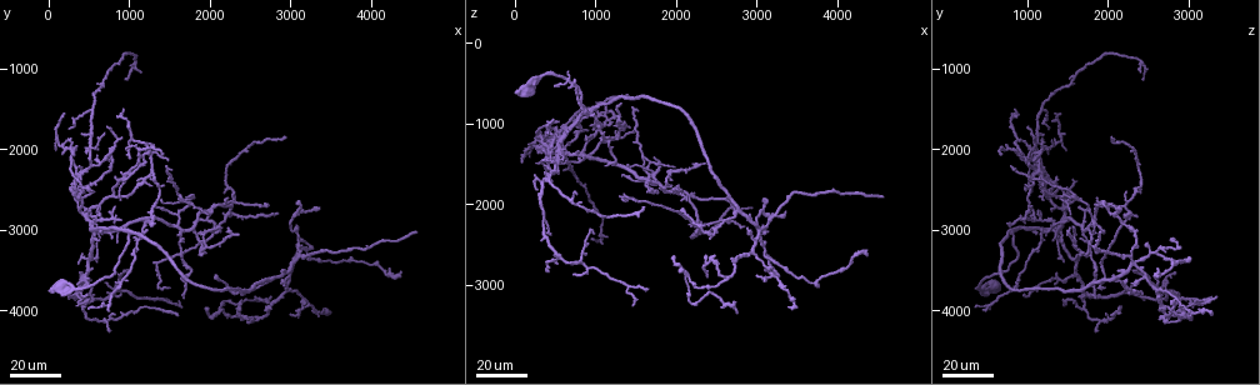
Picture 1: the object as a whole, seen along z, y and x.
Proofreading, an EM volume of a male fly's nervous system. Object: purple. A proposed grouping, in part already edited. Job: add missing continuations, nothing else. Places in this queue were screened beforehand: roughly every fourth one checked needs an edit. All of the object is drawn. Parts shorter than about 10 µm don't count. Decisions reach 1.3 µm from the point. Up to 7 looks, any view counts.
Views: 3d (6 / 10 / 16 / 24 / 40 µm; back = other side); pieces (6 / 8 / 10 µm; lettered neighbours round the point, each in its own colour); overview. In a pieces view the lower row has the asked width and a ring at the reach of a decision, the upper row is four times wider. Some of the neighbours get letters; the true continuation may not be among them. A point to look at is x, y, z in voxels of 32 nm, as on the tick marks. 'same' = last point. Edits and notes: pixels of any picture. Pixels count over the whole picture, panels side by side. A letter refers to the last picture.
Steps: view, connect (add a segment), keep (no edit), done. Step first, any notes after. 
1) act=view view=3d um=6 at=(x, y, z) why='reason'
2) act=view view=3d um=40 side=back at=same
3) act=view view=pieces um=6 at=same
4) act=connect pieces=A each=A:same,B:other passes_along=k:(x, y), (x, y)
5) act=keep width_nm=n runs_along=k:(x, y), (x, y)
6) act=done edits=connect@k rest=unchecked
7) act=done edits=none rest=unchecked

act=view view=3d um=40 at=(4550, 3000, 1900) why='end of a long branch'

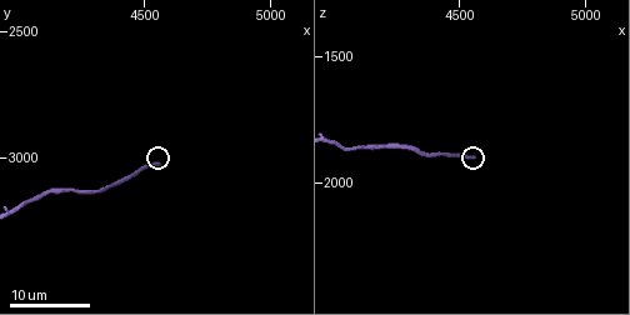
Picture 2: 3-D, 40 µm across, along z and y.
act=view view=pieces um=6 at=(4560, 3030, 1900) why='what lies round it'

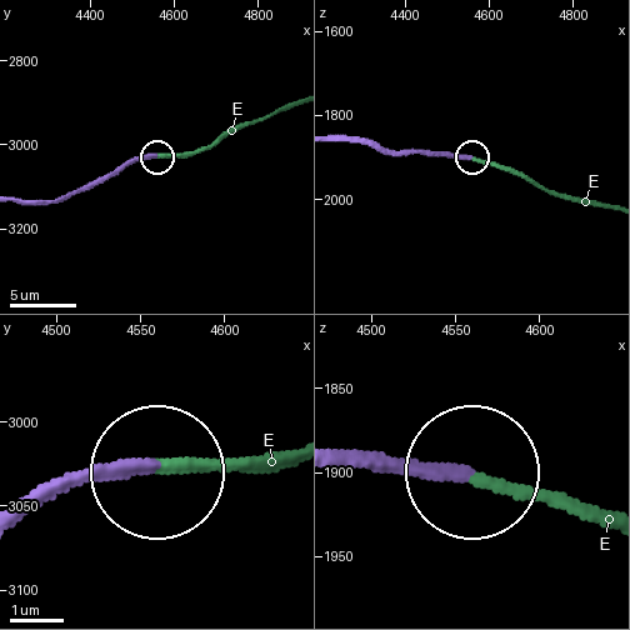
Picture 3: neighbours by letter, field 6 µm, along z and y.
act=connect pieces=E each=E:same passes_along=3:(344, 458), (493, 475), (600, 506) found='it goes on there'

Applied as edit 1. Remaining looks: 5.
act=view view=overview why='see it whole again'

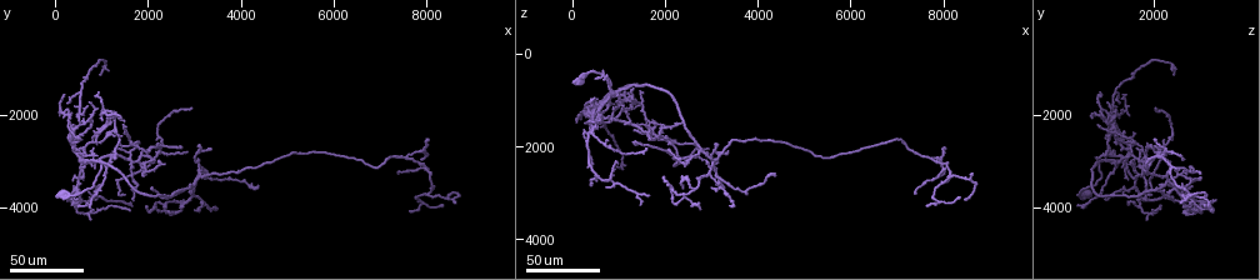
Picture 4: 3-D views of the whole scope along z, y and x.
act=view view=3d um=40 at=(1900, 3950, 2650) why='an open end'

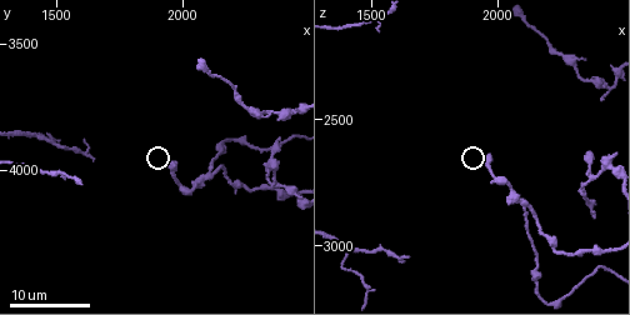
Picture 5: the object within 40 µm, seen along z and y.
act=view view=pieces um=8 at=(1960, 3980, 2650)

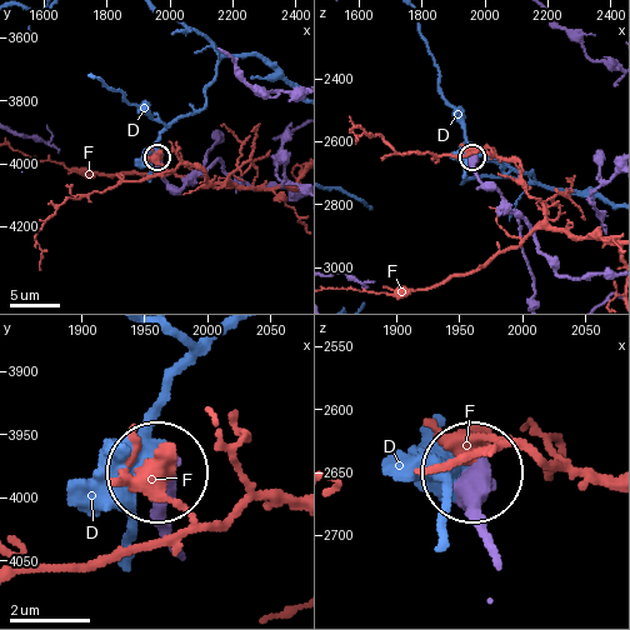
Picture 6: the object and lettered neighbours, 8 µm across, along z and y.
act=keep each=D:other,F:other runs_along=6:(490, 538), (470, 470) found='no lettered segment goes on from it'

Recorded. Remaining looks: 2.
act=done edits=connect@3 rest=unchecked

